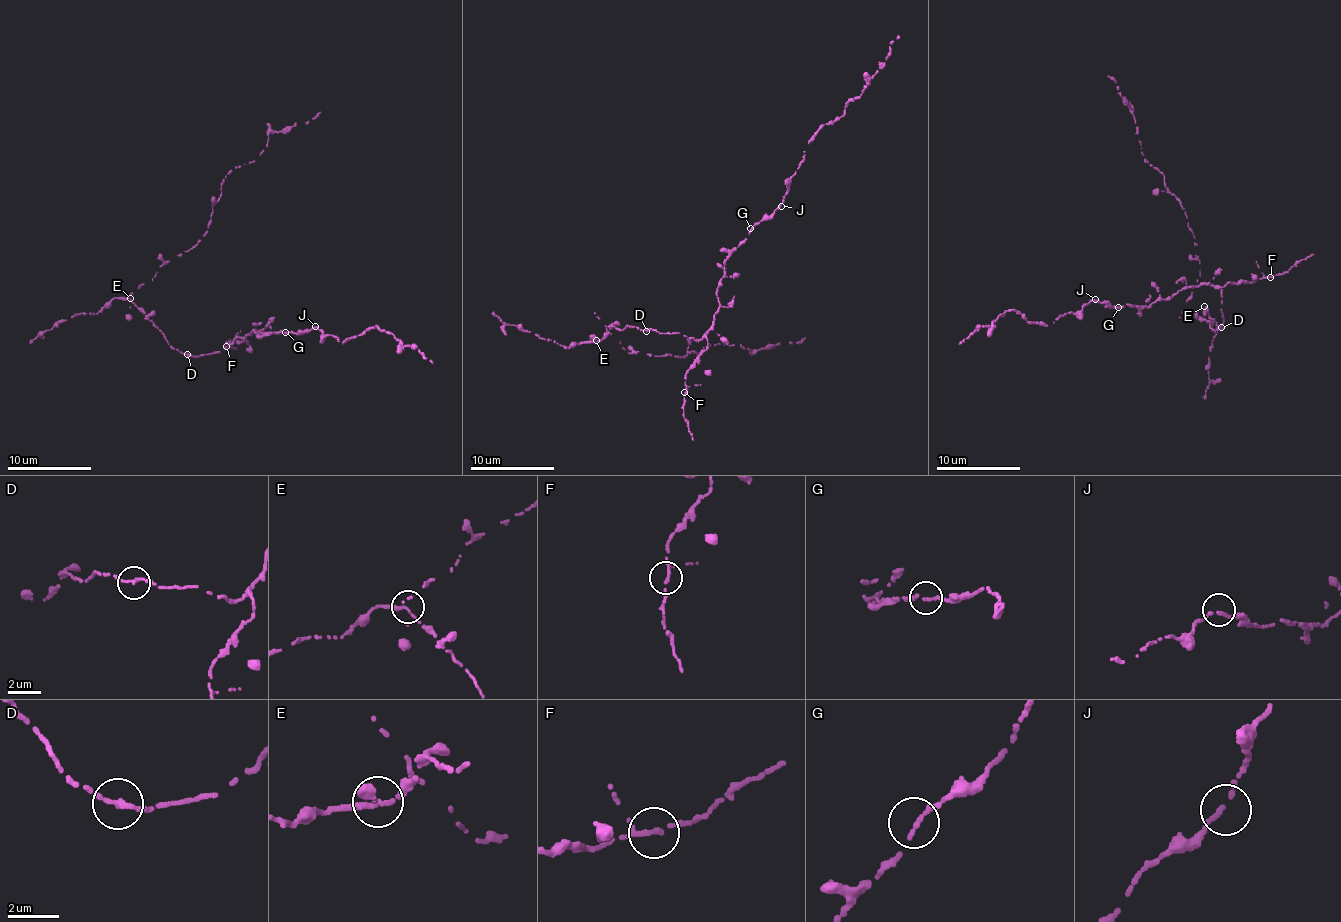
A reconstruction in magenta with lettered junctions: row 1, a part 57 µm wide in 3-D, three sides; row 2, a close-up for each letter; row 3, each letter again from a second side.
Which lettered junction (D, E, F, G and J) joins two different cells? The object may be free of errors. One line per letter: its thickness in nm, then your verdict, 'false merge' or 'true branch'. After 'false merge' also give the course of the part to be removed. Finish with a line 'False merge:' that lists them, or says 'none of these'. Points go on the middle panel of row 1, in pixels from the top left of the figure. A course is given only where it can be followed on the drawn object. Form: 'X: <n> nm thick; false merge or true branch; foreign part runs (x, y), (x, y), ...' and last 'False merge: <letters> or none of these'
D: 190 nm thick; true branch
E: 240 nm thick; true branch
F: 190 nm thick; true branch
G: 190 nm thick; true branch
J: 190 nm thick; true branch
False merge: none of these

